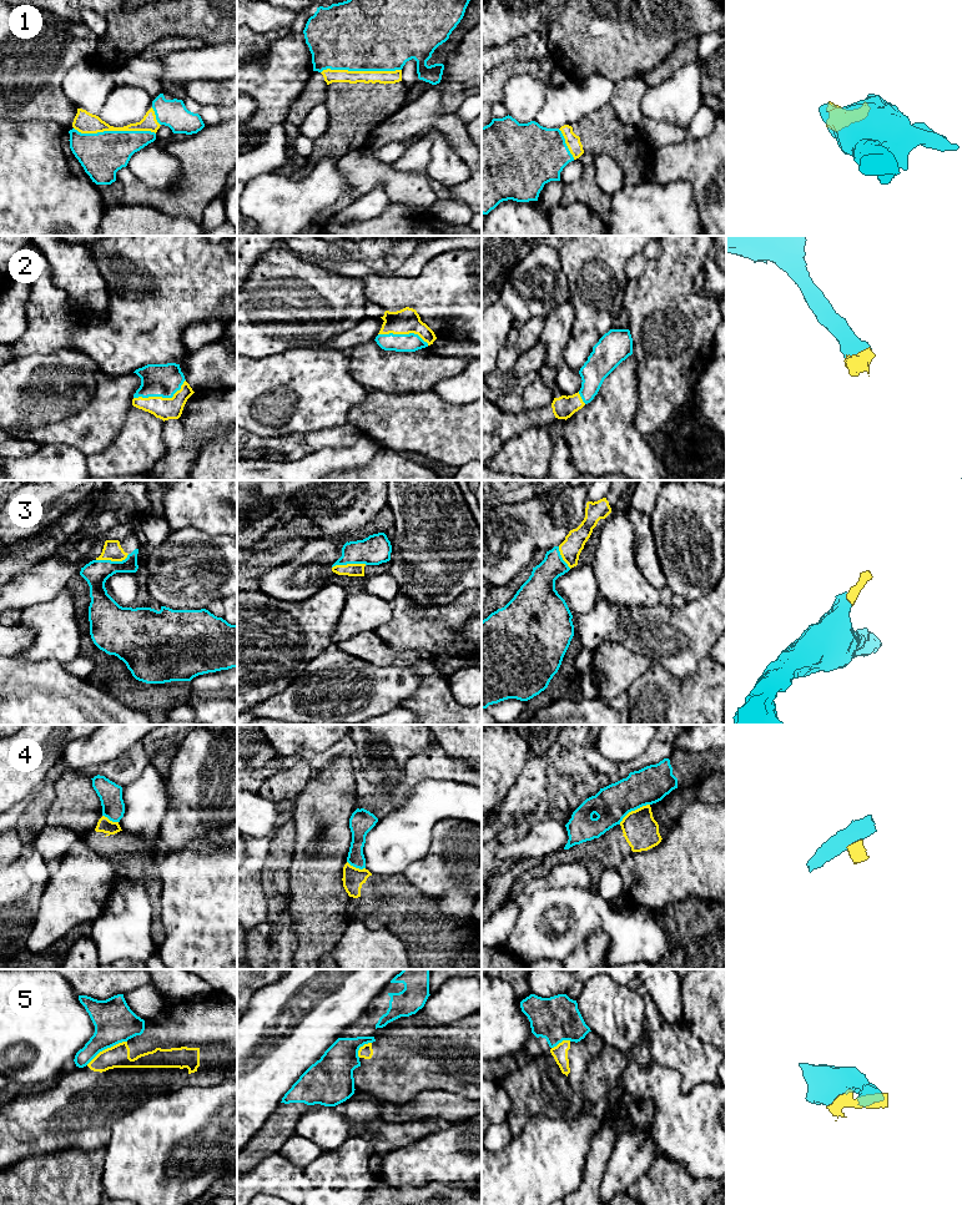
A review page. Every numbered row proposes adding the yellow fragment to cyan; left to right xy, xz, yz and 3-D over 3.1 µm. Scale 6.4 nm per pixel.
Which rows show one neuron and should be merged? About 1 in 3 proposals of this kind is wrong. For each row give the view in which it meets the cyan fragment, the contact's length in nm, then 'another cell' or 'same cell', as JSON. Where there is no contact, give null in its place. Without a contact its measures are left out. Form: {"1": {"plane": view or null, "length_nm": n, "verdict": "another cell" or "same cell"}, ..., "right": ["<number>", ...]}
{"1": {"plane": "xy", "length_nm": 550, "verdict": "same cell"}, "2": {"plane": "xy", "length_nm": 360, "verdict": "same cell"}, "3": {"plane": "xy", "length_nm": 220, "verdict": "same cell"}, "4": {"plane": "yz", "length_nm": 240, "verdict": "another cell"}, "5": {"plane": "xy", "length_nm": 300, "verdict": "another cell"}, "right": ["1", "2", "3"]}

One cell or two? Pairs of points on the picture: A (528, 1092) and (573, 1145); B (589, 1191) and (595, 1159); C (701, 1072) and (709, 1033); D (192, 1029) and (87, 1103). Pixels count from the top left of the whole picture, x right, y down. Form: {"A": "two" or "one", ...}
{"A": "two", "B": "one", "C": "two", "D": "one"}

